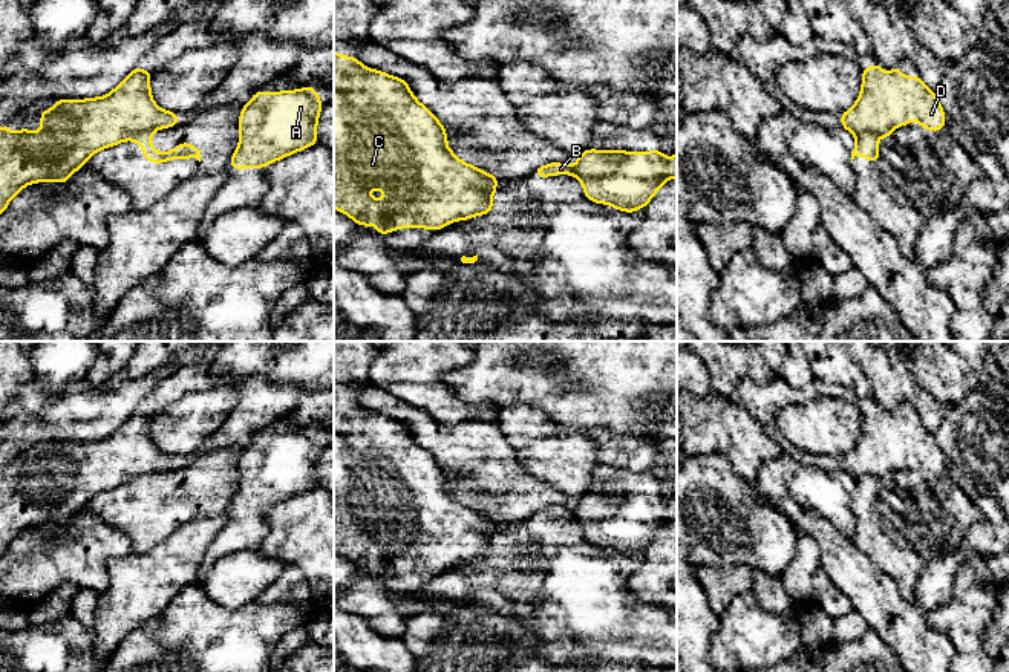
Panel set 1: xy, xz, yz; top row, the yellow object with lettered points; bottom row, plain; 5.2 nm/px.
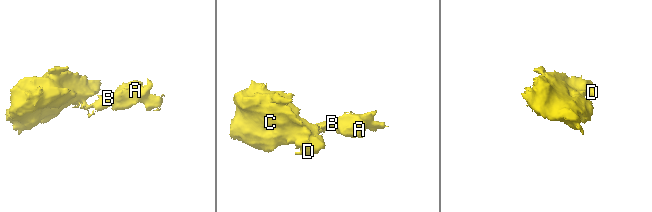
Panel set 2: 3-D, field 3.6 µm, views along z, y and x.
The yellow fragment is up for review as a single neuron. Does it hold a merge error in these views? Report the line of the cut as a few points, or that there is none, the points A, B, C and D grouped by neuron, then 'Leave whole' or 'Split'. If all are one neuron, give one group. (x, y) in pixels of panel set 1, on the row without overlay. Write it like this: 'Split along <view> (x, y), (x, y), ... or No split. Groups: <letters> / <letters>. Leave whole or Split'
Split along xy (152, 473), (133, 476), (129, 481). Groups: A B / C D. Split

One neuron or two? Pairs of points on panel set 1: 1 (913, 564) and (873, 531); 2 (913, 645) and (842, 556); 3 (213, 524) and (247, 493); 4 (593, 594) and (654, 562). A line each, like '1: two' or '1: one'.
1: one
2: one
3: two
4: two

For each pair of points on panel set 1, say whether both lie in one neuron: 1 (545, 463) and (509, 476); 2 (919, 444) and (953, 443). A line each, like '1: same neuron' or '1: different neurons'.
1: different neurons
2: different neurons

